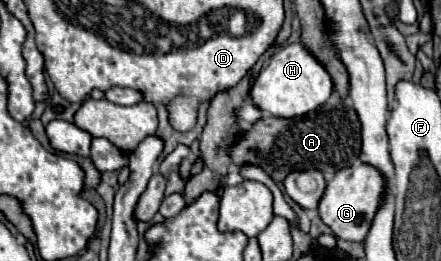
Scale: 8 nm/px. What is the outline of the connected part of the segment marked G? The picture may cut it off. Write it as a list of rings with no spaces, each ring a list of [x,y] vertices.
[[[356,160],[349,168],[341,169],[341,172],[335,174],[333,180],[327,182],[325,196],[321,198],[321,204],[319,204],[319,216],[333,230],[337,238],[343,238],[349,242],[363,242],[371,230],[377,210],[383,204],[385,186],[387,186],[387,180],[381,170]]]

